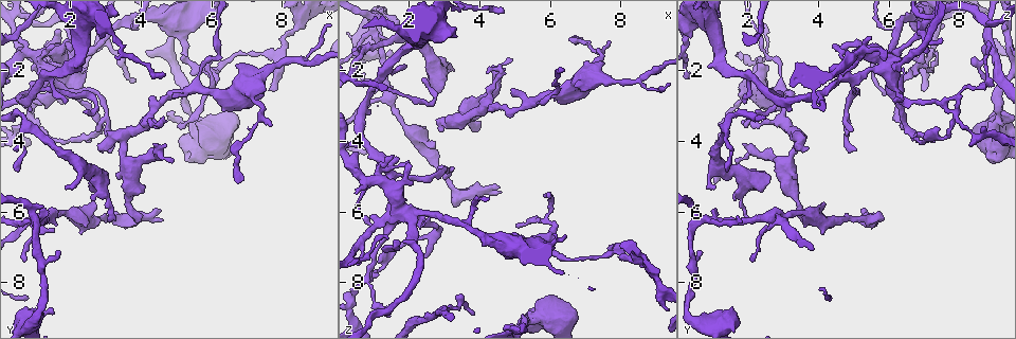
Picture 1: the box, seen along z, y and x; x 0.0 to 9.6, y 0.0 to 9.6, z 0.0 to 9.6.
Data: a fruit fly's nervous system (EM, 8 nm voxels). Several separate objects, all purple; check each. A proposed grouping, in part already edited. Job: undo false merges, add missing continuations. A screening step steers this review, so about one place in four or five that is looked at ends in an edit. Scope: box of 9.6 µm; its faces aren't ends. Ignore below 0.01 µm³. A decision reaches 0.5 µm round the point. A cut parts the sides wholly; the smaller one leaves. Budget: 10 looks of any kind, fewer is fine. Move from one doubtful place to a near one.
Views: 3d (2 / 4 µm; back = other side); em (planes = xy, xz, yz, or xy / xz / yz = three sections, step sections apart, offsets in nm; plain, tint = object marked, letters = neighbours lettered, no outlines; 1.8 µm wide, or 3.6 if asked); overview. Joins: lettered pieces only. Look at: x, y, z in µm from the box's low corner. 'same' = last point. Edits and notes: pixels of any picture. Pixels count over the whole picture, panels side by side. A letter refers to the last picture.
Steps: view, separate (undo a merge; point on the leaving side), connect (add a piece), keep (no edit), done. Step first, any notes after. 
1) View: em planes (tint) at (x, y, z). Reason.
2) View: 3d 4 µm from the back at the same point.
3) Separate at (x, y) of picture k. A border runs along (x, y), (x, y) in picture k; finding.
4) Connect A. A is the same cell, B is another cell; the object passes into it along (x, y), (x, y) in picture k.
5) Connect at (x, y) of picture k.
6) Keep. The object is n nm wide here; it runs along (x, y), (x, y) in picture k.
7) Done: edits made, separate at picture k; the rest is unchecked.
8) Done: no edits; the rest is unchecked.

View: em planes (letters) at (3.80, 2.35, 8.95). An open end.

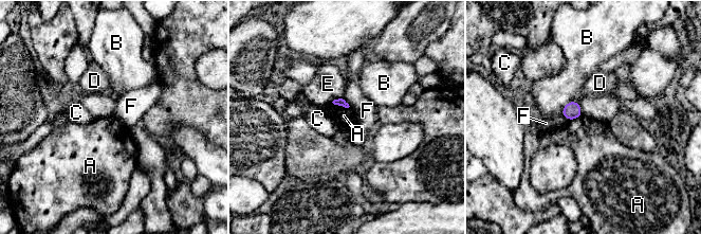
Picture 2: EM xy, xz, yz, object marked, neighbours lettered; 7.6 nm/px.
Keep. The object is 70 nm wide here; A, B, C, D, E and F are other cells; a border runs along (332, 102), (349, 107) in picture 2; no lettered piece goes on from it.

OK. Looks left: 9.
View: 3d 2 µm at (4.95, 4.55, 1.65). Branch stops here.

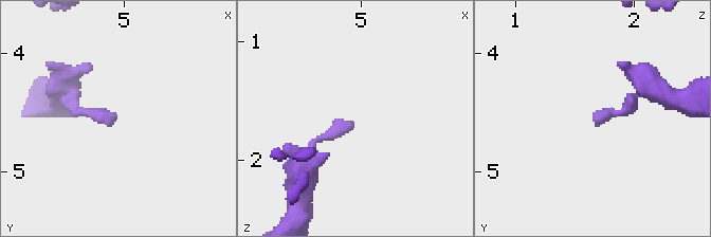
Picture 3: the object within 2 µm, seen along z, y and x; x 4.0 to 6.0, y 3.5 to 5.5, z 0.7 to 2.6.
View: em planes (letters) at (4.92, 4.60, 1.70).

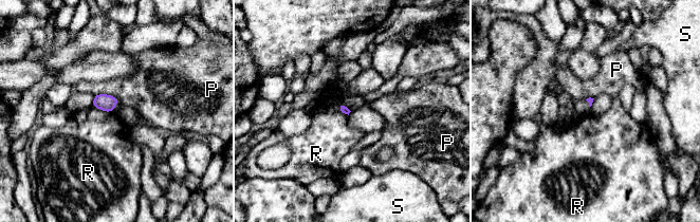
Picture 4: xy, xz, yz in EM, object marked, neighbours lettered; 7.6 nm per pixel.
Keep. The longest contact is with P, 190 nm; P, R and S are other cells; a border runs along (93, 106), (112, 112) in picture 4; no lettered piece goes on from it.

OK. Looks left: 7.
View: em planes (letters) at (3.05, 6.15, 5.05). A narrow waist.

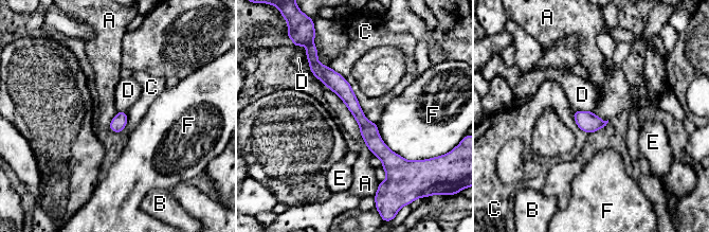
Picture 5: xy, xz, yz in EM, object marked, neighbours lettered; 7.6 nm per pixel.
Keep. The longest contact is with A, 650 nm; A, B, C, D, E and F are other cells; continuous, no second neuron.

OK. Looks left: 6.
View: em planes (letters) at (2.05, 1.00, 6.80). Branch point.

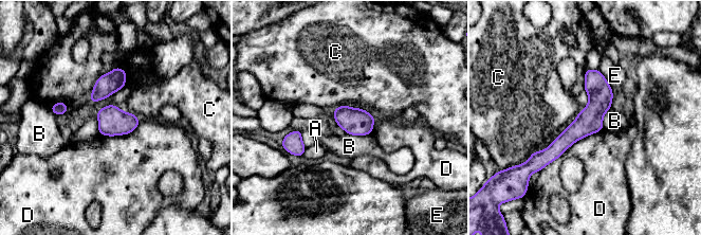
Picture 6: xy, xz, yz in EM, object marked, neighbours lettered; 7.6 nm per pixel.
Keep. A, B, C, D and E are other cells; it runs along (596, 72), (595, 110), (538, 159) in picture 6; one neuron here.

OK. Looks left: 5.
Done: no edits; the rest is unchecked.

